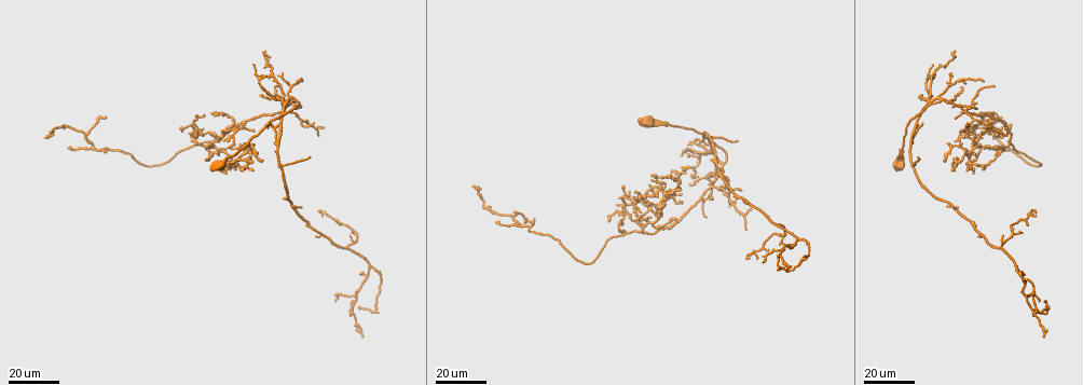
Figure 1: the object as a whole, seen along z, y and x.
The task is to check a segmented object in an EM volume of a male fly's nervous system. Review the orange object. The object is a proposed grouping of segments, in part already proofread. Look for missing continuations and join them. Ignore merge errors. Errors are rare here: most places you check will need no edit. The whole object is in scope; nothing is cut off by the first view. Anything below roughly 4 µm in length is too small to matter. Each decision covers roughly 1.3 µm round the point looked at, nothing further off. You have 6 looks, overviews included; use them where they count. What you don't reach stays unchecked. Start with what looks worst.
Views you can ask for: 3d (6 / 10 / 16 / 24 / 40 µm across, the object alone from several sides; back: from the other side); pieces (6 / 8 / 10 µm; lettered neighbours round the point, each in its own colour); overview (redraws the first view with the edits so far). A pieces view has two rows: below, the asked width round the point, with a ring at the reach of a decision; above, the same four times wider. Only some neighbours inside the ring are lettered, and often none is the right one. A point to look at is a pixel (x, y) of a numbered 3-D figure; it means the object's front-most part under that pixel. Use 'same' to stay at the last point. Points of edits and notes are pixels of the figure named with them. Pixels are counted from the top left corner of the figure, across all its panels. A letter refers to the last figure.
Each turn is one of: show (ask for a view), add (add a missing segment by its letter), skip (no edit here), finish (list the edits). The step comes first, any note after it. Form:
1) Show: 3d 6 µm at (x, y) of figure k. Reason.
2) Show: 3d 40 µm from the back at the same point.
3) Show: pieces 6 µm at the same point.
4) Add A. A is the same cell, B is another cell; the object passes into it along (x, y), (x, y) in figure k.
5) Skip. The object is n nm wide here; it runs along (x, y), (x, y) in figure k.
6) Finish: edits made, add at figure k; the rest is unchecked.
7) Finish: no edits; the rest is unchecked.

Show: 3d 16 µm at (46, 136) of figure 1. Free end.

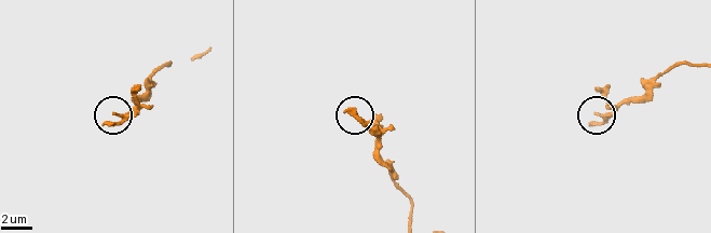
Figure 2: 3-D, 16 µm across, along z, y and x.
Show: pieces 10 µm at (106, 122) of figure 2. What lies round it.

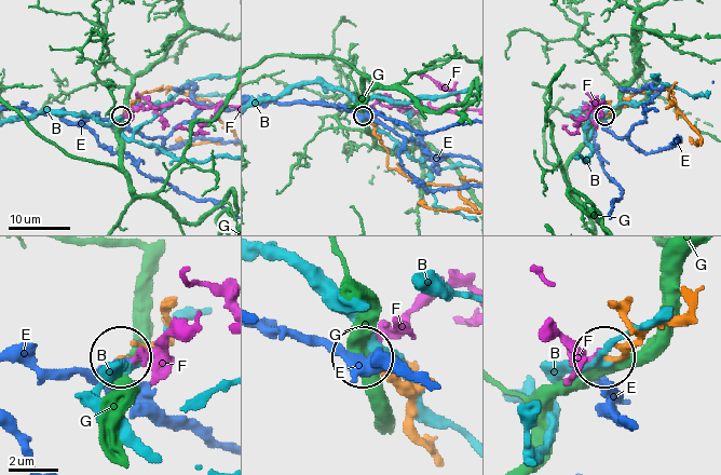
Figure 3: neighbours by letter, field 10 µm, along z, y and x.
Skip. The object is 260 nm wide here; B, E, F and G are other cells; it runs along (685, 309), (649, 327), (624, 356), (608, 358) in figure 3; none of them fits.

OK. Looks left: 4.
Show: 3d 16 µm at (995, 148) of figure 1.

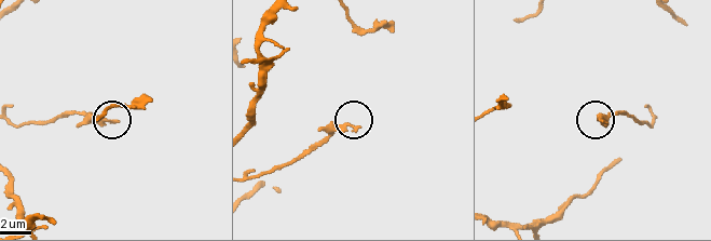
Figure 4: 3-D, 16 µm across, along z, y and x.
Show: pieces 6 µm at (355, 130) of figure 4.

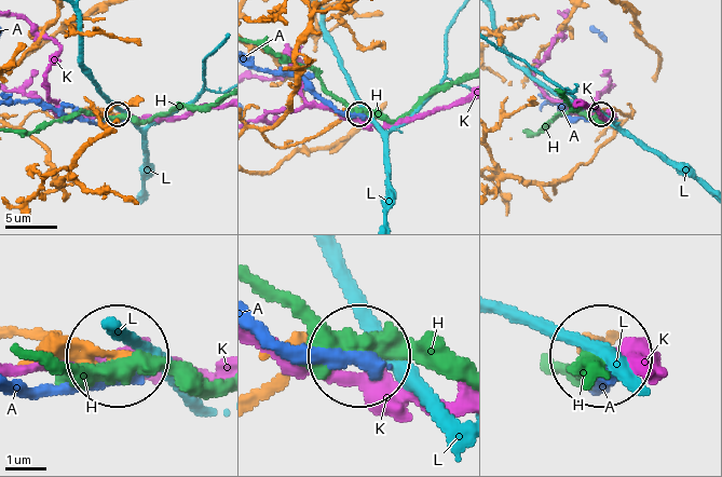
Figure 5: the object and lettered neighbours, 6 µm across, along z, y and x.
Skip. A, H, K and L are other cells; it runs along (17, 335), (90, 359), (117, 355) in figure 5; no lettered segment goes on from it.

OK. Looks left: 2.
Show: 3d 24 µm at (1045, 299) of figure 1. Branch stops here.

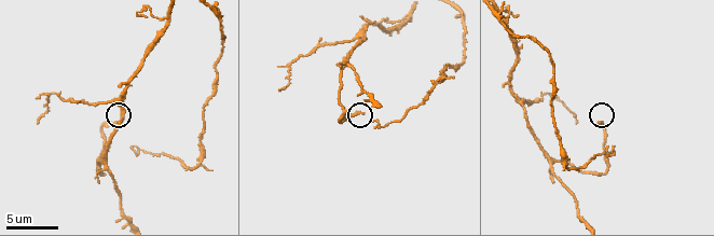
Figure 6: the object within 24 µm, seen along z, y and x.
Show: pieces 8 µm at (364, 111) of figure 6.

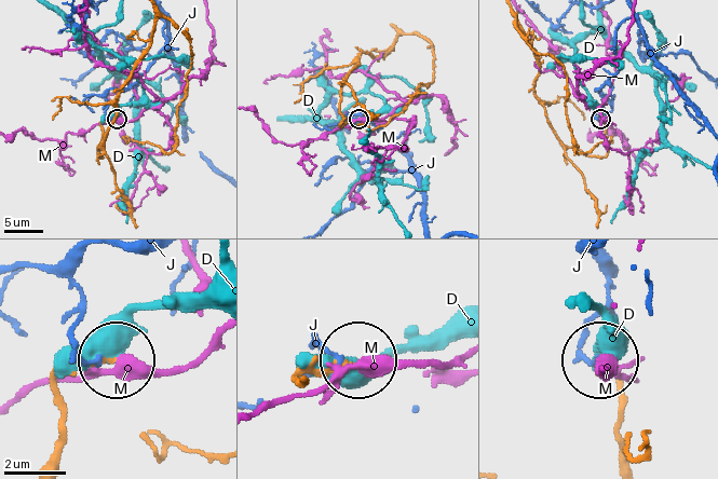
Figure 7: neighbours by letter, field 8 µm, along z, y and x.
Skip. D, J and M are other cells; it runs along (49, 456), (59, 379), (116, 358) in figure 7; no lettered segment goes on from it.

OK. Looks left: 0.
Finish: no edits; the rest is unchecked.

